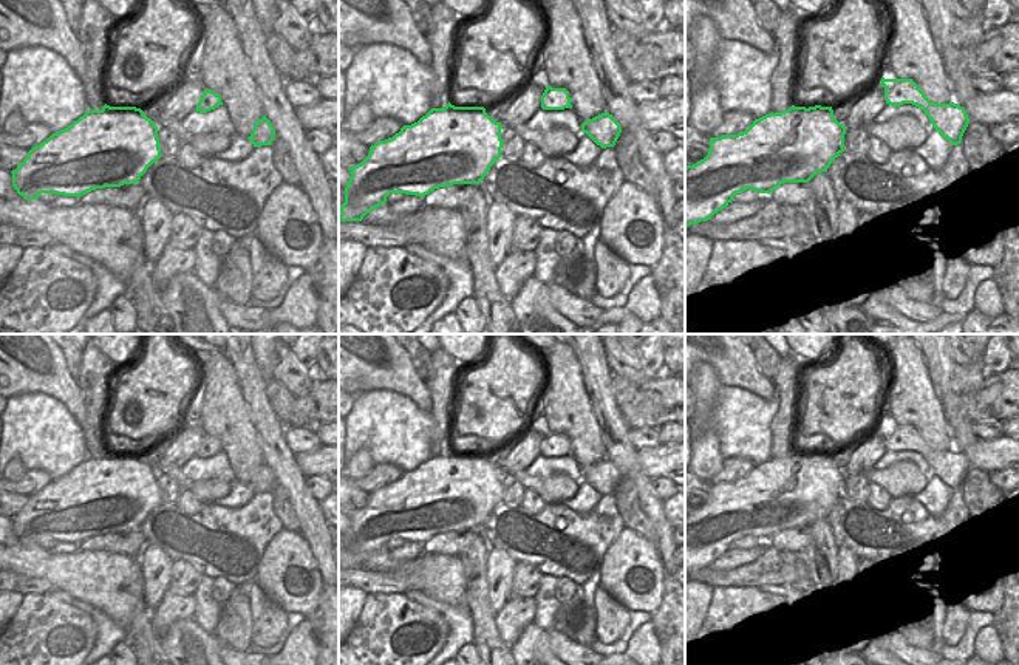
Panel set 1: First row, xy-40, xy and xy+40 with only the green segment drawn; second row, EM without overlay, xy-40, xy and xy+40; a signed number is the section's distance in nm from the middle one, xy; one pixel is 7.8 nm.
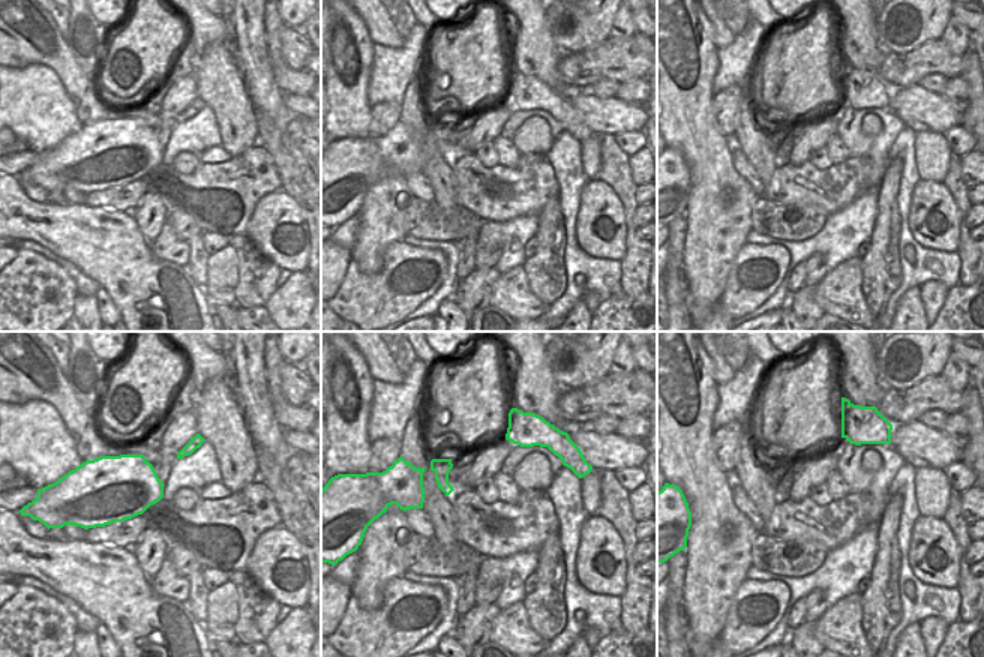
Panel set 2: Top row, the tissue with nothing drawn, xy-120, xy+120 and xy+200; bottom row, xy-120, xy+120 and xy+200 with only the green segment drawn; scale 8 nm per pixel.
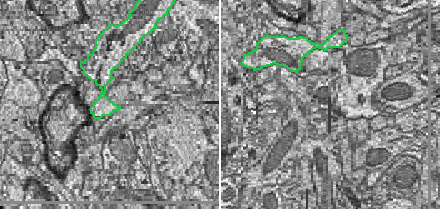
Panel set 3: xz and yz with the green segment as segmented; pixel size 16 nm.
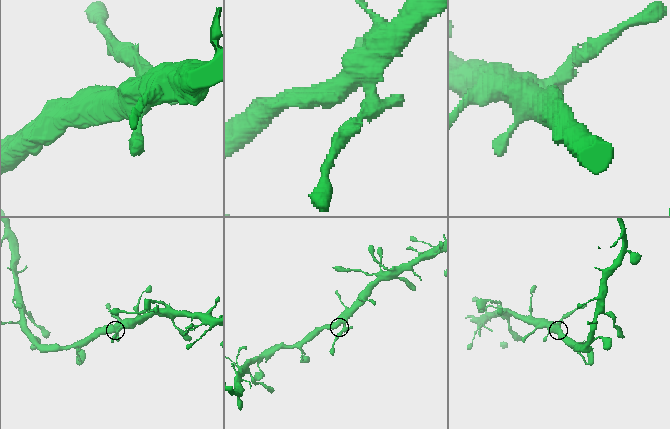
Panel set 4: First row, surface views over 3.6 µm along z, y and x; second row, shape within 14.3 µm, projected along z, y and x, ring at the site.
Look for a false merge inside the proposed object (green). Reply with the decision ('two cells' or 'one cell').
two cells

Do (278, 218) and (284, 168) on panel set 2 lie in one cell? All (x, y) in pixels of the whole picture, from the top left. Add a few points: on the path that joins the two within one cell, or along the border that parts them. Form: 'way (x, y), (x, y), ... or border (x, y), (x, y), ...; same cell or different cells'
border (281, 188), (296, 201), (303, 215); different cells

